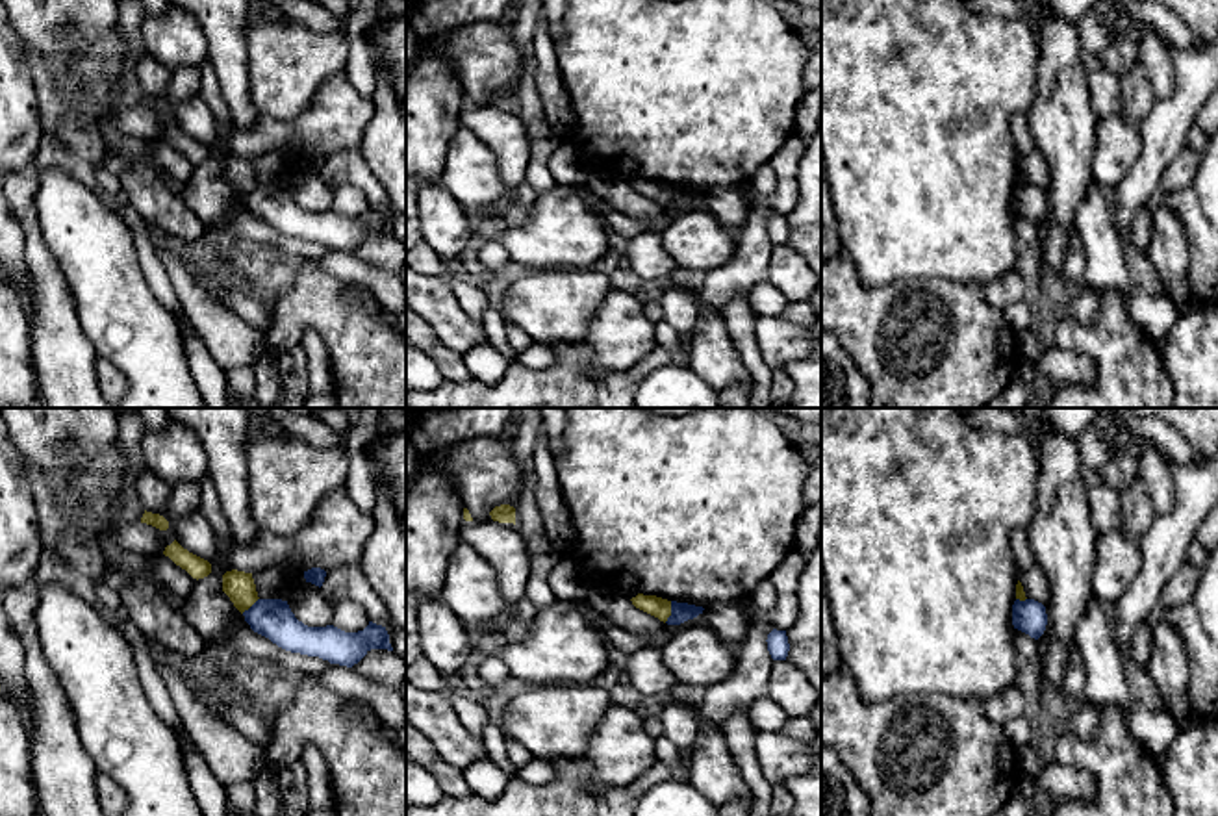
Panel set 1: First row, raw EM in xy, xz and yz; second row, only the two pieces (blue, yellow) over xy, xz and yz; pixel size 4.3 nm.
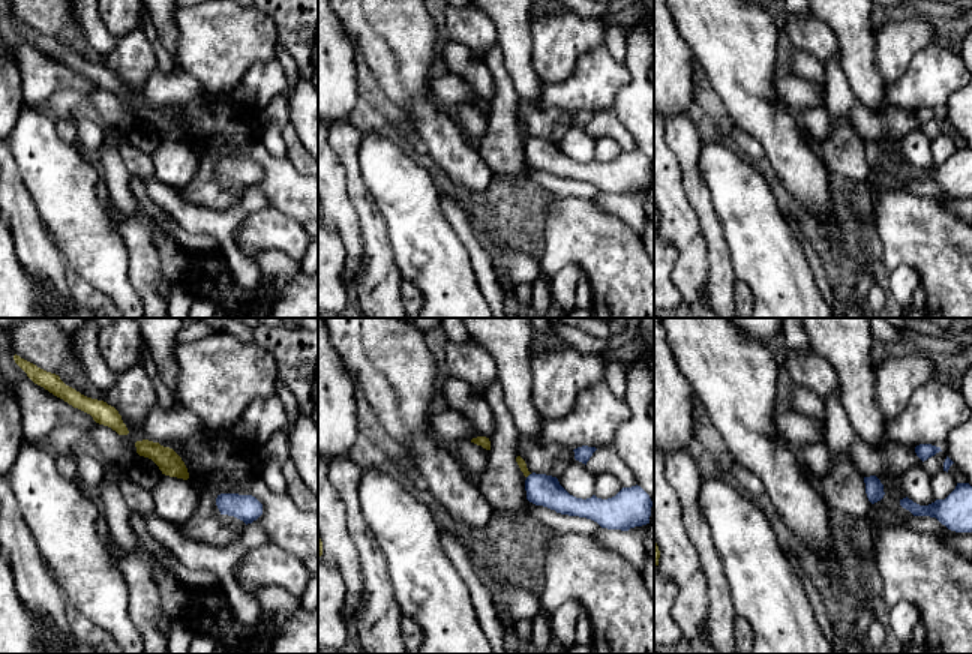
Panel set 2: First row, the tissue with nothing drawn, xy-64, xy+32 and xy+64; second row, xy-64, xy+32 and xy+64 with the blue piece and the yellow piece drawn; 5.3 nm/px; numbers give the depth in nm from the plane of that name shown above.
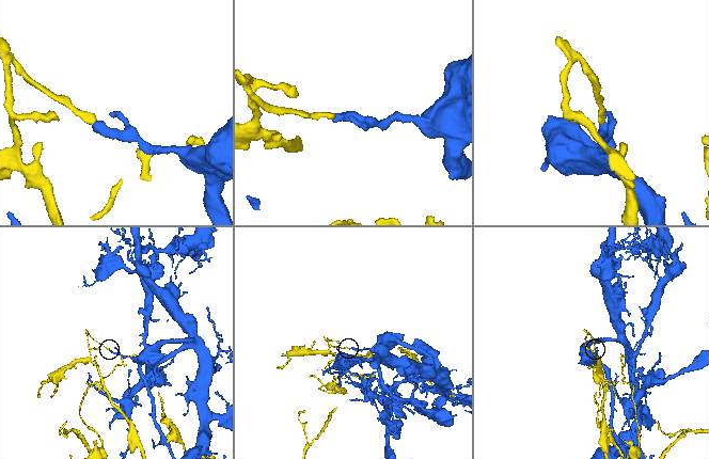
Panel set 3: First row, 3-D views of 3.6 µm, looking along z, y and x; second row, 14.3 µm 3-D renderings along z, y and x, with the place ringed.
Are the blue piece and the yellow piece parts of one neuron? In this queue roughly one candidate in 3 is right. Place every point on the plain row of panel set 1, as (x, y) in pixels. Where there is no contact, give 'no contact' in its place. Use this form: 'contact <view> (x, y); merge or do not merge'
contact xz (672, 197); do not merge

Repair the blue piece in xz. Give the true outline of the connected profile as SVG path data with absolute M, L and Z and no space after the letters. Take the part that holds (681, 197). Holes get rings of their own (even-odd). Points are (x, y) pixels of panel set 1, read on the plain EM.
M671 185L671 200L667 202L667 210L680 210L688 204L697 202L699 198L703 198L703 191L695 191L695 189L688 189L688 187L677 187Z

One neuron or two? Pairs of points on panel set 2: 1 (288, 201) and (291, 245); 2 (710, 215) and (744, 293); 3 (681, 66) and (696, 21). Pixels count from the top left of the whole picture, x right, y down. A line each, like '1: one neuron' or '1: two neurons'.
1: two neurons
2: two neurons
3: two neurons

